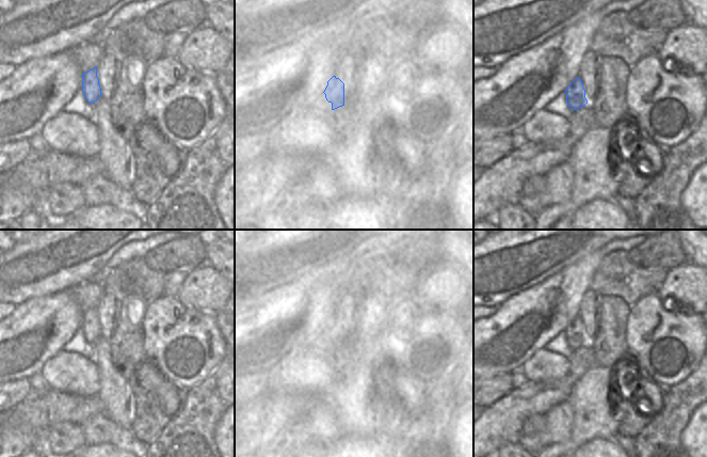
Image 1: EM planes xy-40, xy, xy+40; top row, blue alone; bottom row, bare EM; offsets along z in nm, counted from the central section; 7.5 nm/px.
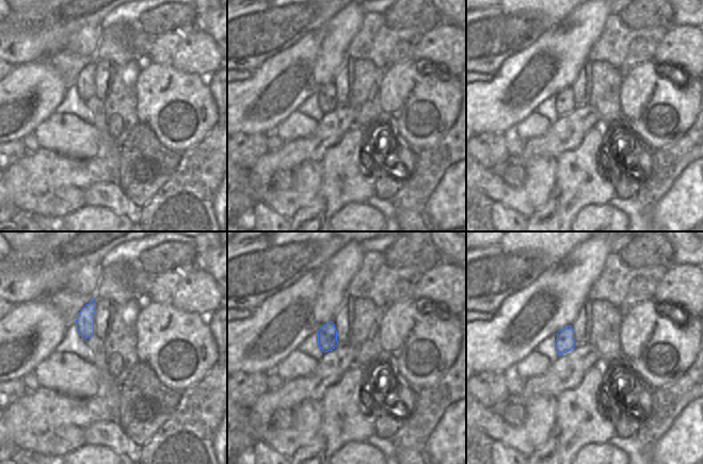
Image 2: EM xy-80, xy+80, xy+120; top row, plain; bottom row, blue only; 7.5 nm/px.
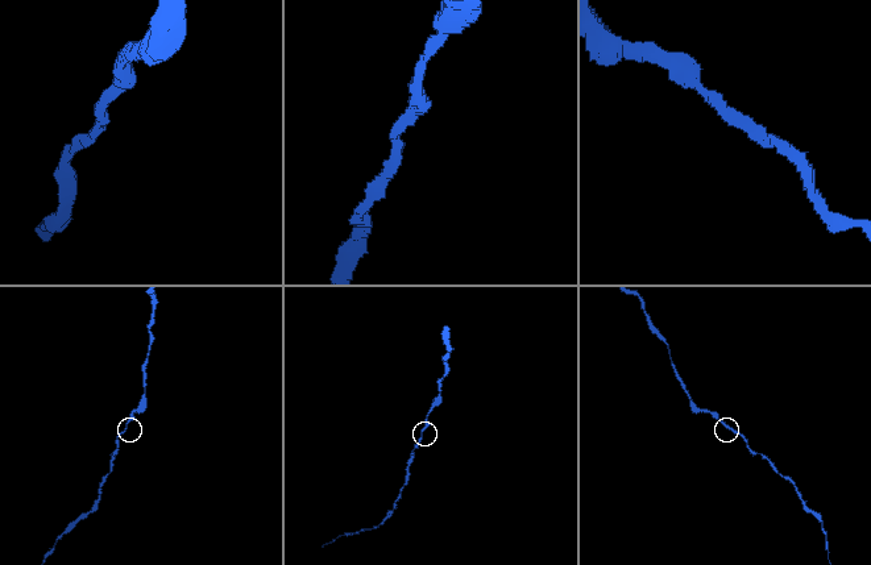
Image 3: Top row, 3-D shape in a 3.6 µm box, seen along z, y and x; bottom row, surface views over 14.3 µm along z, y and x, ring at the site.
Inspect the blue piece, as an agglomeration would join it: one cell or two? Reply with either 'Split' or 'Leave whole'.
Leave whole.

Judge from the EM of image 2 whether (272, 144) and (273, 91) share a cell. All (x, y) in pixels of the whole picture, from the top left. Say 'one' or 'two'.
two

